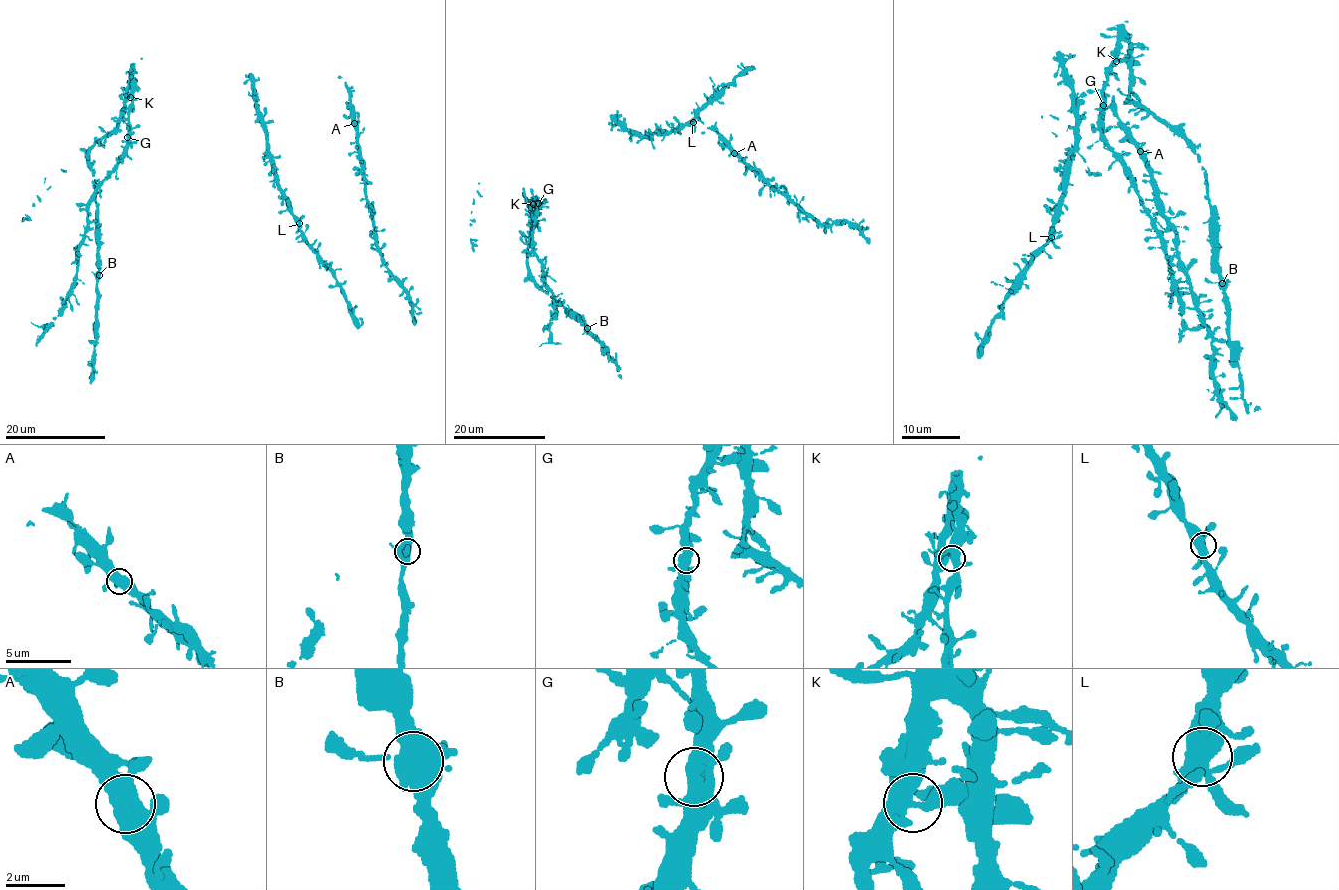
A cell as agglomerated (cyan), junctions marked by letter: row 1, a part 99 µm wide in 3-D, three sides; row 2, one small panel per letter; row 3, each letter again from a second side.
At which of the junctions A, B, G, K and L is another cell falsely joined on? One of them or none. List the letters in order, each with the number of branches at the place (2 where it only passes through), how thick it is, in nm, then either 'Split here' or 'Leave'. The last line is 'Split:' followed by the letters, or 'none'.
A: Branches: 4. Thickness 460 nm. Leave
B: Branches: 5. Thickness 550 nm. Leave
G: Branches: 5. Thickness 480 nm. Leave
K: Branches: 5. Thickness 400 nm. Leave
L: Branches: 5. Thickness 440 nm. Leave
Split: none

